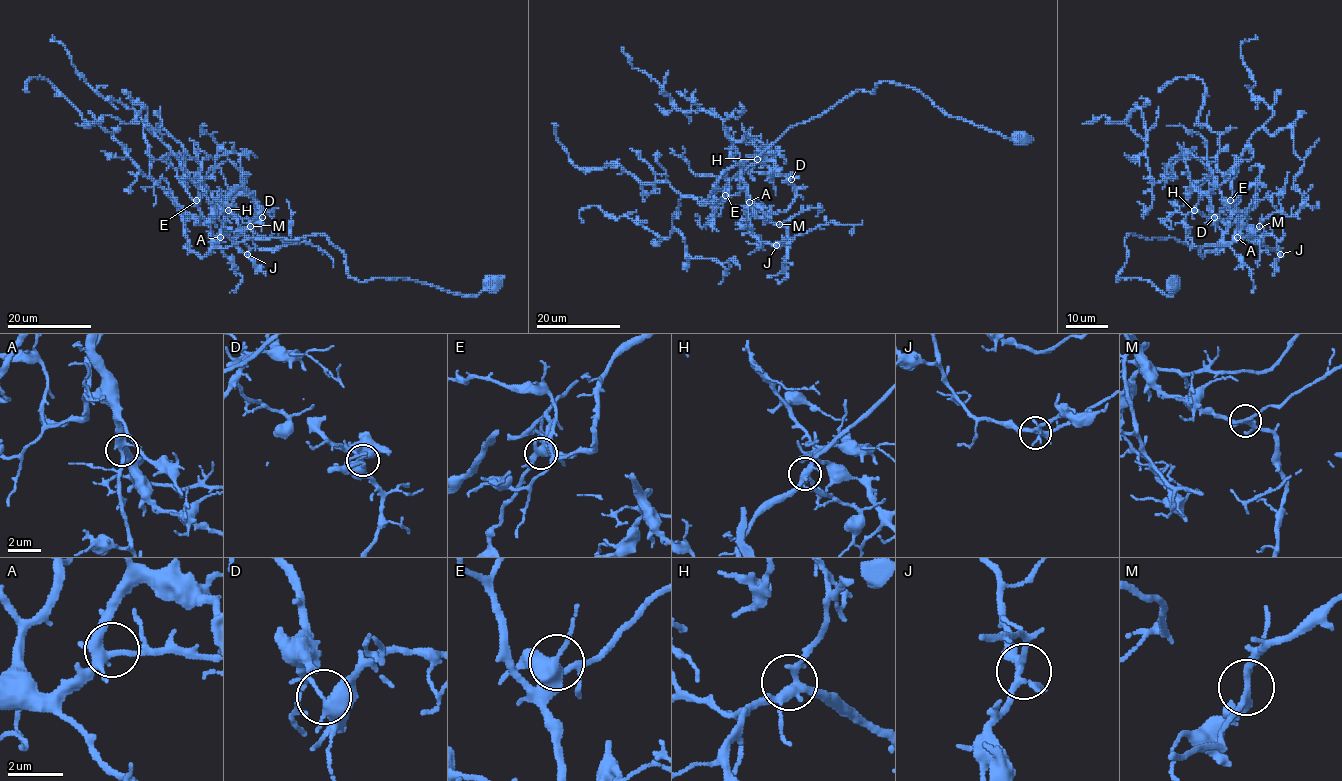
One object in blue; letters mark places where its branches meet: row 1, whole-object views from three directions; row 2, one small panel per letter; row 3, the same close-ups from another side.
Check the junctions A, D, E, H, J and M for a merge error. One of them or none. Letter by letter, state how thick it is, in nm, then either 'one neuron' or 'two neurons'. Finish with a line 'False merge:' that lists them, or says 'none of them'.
A: 340 nm | one neuron
D: 400 nm | two neurons
E: 440 nm | one neuron
H: 300 nm | one neuron
J: 220 nm | one neuron
M: 240 nm | one neuron
False merge: D

